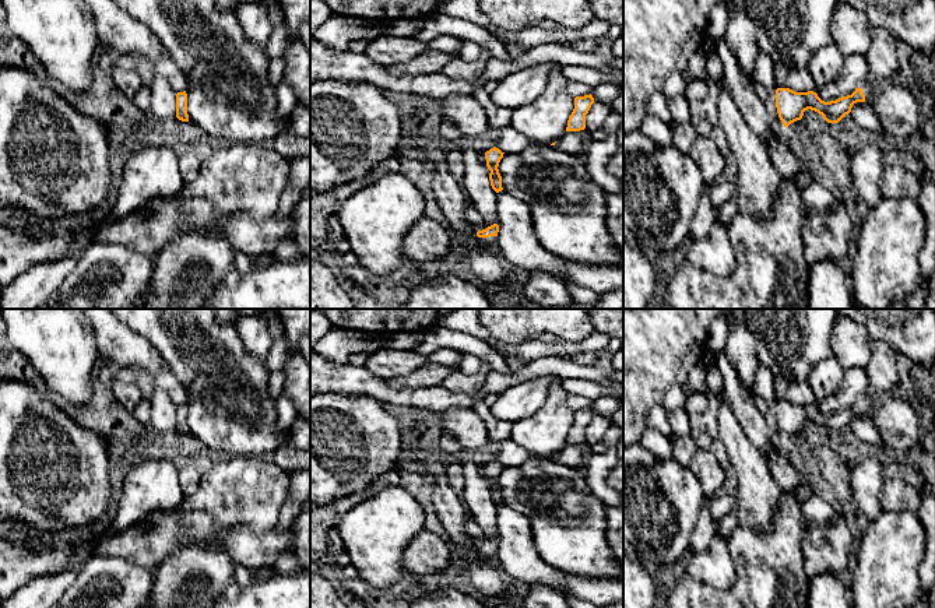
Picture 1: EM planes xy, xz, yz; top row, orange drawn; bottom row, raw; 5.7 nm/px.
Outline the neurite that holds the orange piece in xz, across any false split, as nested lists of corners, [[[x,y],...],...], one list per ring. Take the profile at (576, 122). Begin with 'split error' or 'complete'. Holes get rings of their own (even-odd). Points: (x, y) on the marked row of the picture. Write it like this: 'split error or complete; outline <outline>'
complete; outline [[[593,95],[576,96],[574,109],[567,120],[566,131],[580,131],[586,129],[586,115],[594,103]]]

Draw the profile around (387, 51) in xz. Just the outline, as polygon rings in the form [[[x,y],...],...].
[[[382,35],[370,39],[363,53],[375,63],[390,67],[407,63],[426,49],[429,45],[415,38]]]

